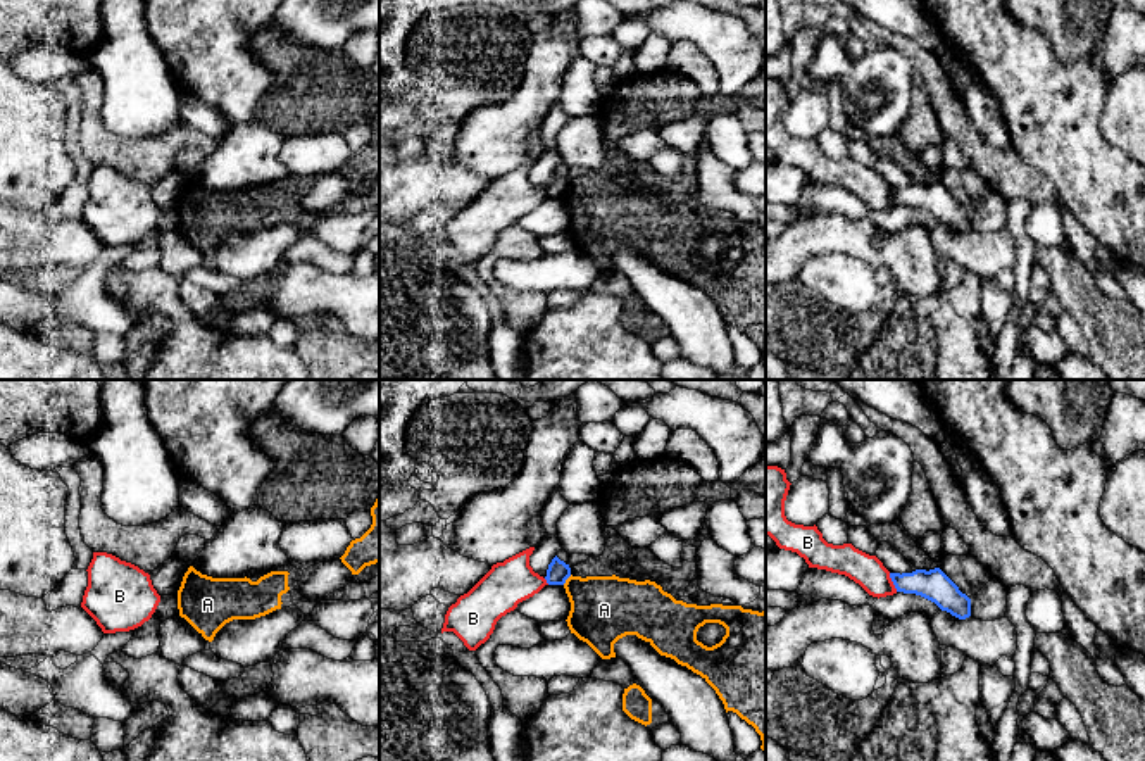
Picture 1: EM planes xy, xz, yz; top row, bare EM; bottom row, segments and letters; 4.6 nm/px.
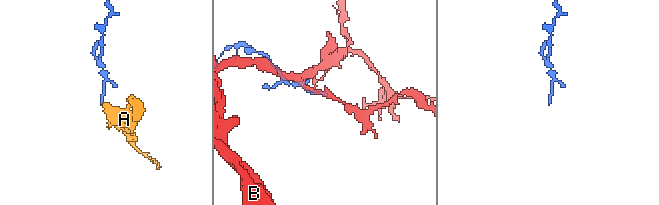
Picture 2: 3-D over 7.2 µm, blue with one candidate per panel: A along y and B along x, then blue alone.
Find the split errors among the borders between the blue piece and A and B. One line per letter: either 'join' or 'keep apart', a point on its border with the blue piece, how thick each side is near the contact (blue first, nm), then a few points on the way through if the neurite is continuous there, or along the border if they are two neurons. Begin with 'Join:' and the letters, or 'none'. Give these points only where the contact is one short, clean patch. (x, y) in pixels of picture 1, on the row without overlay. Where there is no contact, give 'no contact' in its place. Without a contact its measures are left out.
Join: none
A: keep apart; meets blue in xz at (566, 192); 100 nm thick on the blue side, 300 nm on the other; border along xz (571, 188), (563, 197)
B: keep apart; meets blue in yz at (892, 194); 150 nm thick on the blue side, 150 nm on the other

